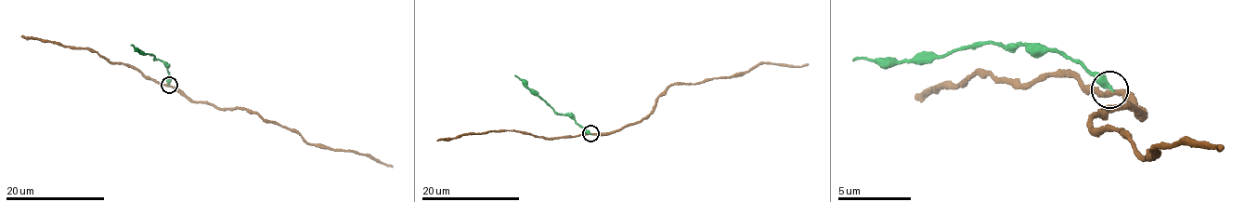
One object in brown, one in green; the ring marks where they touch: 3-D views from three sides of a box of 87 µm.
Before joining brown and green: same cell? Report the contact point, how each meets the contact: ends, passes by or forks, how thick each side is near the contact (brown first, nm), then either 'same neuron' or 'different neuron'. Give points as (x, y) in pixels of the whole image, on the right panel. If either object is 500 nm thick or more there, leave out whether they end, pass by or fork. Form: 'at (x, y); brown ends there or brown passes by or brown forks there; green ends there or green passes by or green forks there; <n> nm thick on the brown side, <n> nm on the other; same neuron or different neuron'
at (1109, 89); brown passes by; green ends there; 320 nm thick on the brown side, 440 nm on the other; different neuron

